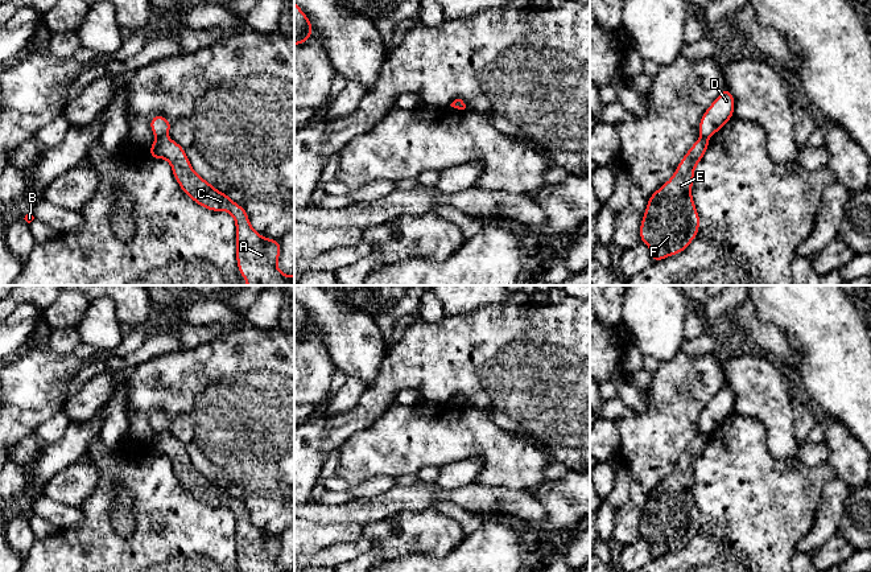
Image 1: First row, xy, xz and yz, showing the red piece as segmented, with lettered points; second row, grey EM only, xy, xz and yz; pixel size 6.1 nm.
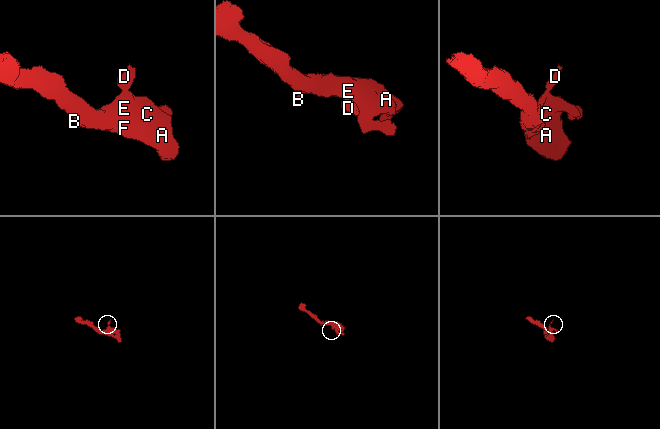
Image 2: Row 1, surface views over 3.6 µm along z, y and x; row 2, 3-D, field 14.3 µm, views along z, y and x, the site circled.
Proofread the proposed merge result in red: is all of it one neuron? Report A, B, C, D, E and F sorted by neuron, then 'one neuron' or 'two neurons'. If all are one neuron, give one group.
groups A B C E F / D; two neurons

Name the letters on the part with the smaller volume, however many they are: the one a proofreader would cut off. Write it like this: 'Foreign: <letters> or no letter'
Foreign: D

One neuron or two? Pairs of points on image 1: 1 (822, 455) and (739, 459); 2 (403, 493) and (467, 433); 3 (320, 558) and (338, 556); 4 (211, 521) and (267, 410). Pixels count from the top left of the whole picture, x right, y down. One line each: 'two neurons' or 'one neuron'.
1: two neurons
2: two neurons
3: one neuron
4: two neurons

